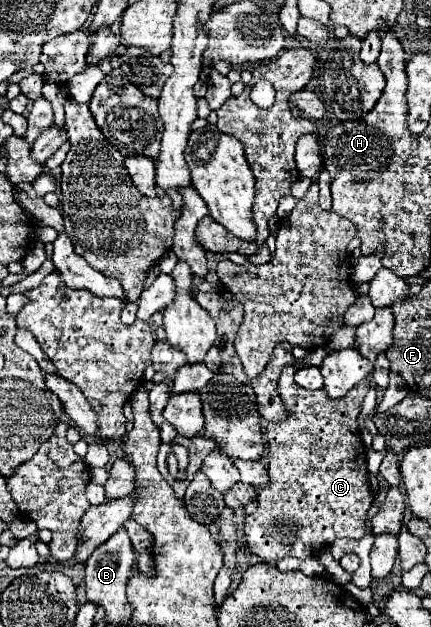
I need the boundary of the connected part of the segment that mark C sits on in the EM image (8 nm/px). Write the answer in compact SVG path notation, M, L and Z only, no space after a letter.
M317 347L309 353L309 361L297 359L291 365L285 365L283 371L281 371L281 377L279 377L279 397L283 401L283 407L287 409L287 419L285 421L277 421L277 423L269 423L267 425L267 471L269 471L269 483L267 487L263 487L259 491L259 509L251 515L245 517L245 541L249 545L249 549L261 557L265 563L273 565L275 561L283 559L283 557L297 557L297 559L305 559L305 557L313 557L317 555L321 549L329 549L331 543L339 537L347 537L347 539L361 539L365 535L365 517L367 517L367 511L373 503L373 493L371 493L371 487L369 487L369 471L367 471L367 455L365 455L365 447L363 447L363 441L361 441L361 433L359 433L359 423L357 423L357 417L361 413L361 403L363 403L363 397L367 395L369 391L369 379L363 379L361 383L357 383L343 399L331 399L327 395L327 391L319 389L319 391L307 391L299 385L295 385L294 374L301 368L315 366L320 367L324 358L330 353L329 347Z

